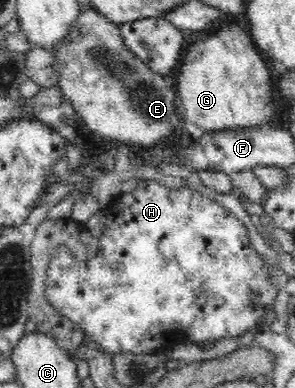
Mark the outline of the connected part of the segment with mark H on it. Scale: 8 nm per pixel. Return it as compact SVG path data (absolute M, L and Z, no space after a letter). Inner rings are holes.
M141 180L138 186L131 192L120 194L117 196L110 204L108 204L104 209L103 213L105 214L105 230L99 237L99 249L98 254L87 260L77 260L75 257L72 257L72 250L67 246L55 246L51 249L51 259L49 259L49 263L47 263L47 279L45 279L45 291L43 291L43 296L45 296L45 300L55 308L55 311L61 315L63 318L67 318L71 320L71 322L77 324L81 330L83 330L83 341L81 341L81 346L95 346L99 352L103 352L103 354L109 354L113 356L113 359L116 355L123 354L144 354L144 353L154 353L159 349L171 349L177 343L185 343L185 342L193 342L195 345L201 341L211 341L211 339L223 339L223 337L239 337L239 335L243 335L249 329L253 329L255 325L259 325L259 330L262 328L265 317L265 305L273 305L273 301L275 301L275 293L277 290L273 288L273 283L269 278L269 271L265 266L265 263L261 260L262 256L253 248L248 239L248 231L244 224L233 214L229 212L225 207L217 204L216 201L211 198L204 197L200 192L194 190L193 188L169 188L168 186L159 185L154 180Z

